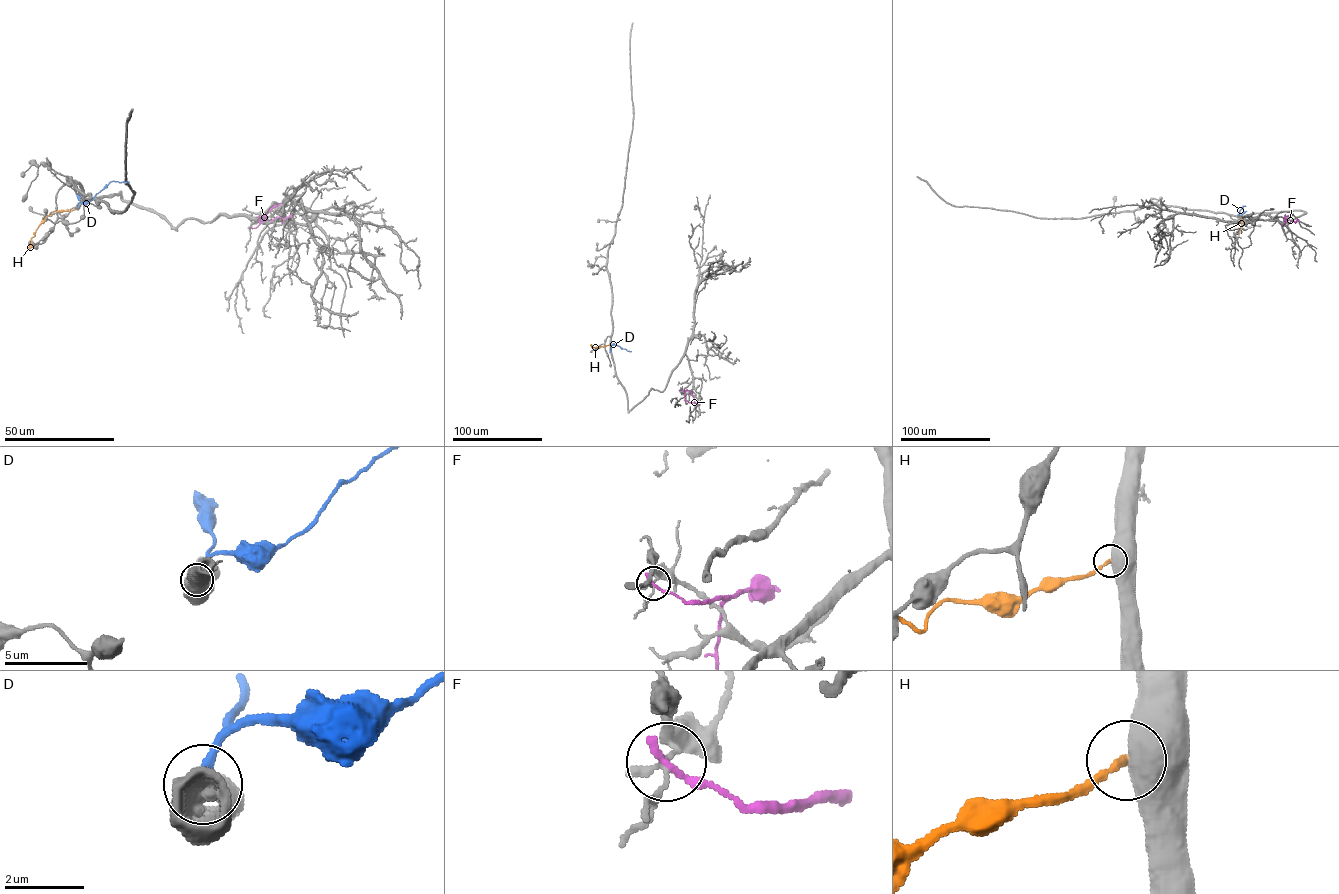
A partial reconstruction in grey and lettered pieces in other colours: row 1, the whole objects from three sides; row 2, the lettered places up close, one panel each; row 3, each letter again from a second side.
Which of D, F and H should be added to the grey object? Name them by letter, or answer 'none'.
none

